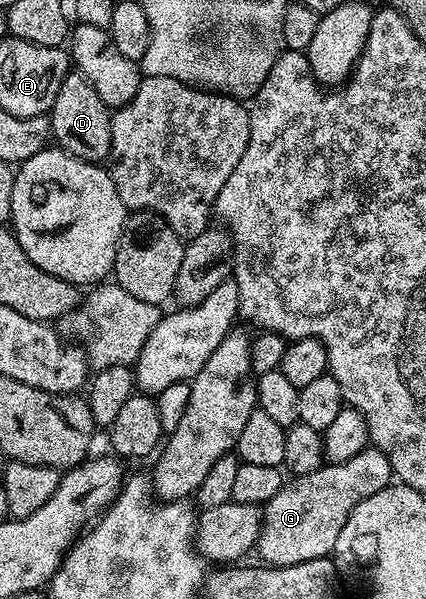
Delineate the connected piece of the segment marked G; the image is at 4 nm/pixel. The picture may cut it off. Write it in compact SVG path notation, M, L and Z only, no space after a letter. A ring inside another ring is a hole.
M363 448L344 462L325 463L310 474L293 477L263 505L263 530L256 547L265 565L281 568L329 557L336 548L342 526L358 503L384 489L393 479L389 459L377 448Z

